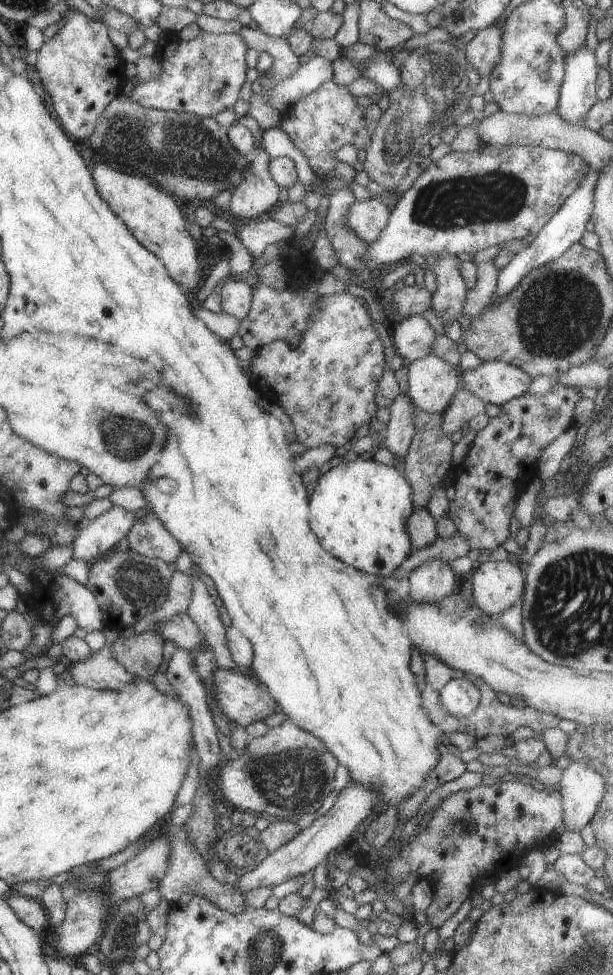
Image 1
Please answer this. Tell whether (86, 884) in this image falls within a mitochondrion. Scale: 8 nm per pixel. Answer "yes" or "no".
yes

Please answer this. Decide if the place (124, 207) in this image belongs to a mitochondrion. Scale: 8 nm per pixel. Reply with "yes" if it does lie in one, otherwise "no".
no

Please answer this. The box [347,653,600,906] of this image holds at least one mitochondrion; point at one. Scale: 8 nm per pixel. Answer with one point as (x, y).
(461, 827)

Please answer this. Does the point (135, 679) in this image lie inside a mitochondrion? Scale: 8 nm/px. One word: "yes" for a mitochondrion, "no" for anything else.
no

